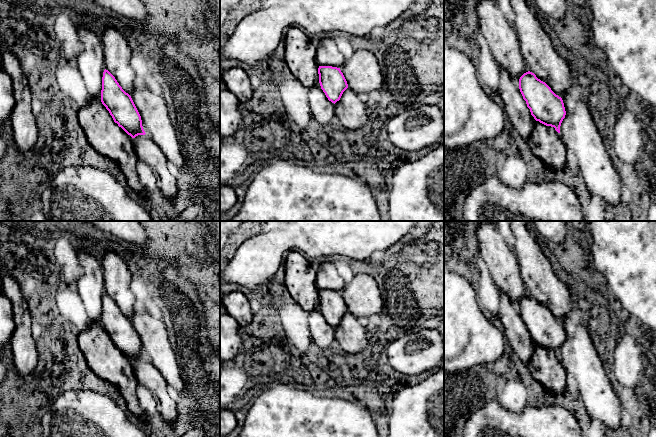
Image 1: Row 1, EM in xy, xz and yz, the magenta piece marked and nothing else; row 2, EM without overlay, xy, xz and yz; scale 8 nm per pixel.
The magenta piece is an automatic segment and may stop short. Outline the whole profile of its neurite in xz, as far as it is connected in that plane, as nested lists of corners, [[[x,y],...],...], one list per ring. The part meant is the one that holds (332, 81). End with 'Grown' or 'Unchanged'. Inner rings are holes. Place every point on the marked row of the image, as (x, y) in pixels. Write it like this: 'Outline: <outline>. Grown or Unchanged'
Outline: [[[319,39],[315,44],[319,83],[328,100],[335,104],[348,88],[347,81],[340,70],[346,58],[333,39]]]. Grown

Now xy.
Outline: [[[106,69],[102,77],[101,102],[114,122],[132,137],[135,153],[152,169],[157,189],[166,199],[172,200],[178,191],[178,186],[174,172],[168,168],[168,159],[145,133],[141,116],[131,96]]]. Grown

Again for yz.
Outline: [[[500,66],[499,72],[498,94],[519,136],[528,140],[536,121],[554,127],[560,133],[560,126],[566,115],[562,98],[530,71],[520,77],[518,85]]]. Grown

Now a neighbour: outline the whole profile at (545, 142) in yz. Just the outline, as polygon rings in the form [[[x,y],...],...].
[[[535,120],[528,145],[531,151],[543,162],[545,169],[555,173],[566,167],[568,150],[560,133],[554,127],[546,126]]]

